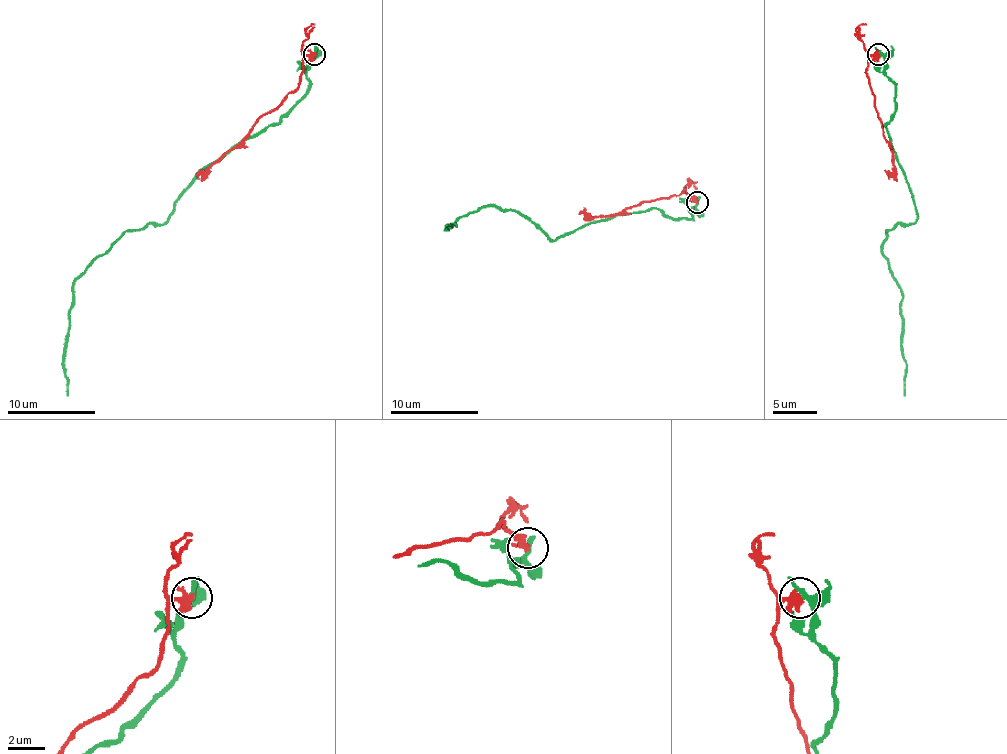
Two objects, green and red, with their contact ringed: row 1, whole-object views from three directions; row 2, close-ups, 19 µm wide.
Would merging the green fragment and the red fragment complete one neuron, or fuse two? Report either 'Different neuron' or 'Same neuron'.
Different neuron

